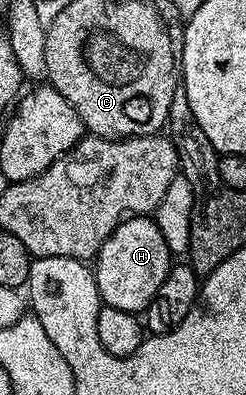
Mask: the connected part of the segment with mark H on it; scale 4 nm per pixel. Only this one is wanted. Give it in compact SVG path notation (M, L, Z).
M149 216L126 218L115 228L115 232L111 232L111 236L107 236L95 259L97 287L102 303L140 315L151 304L155 292L159 292L159 284L163 284L170 265L167 240L163 240L163 232L159 232L156 221Z

